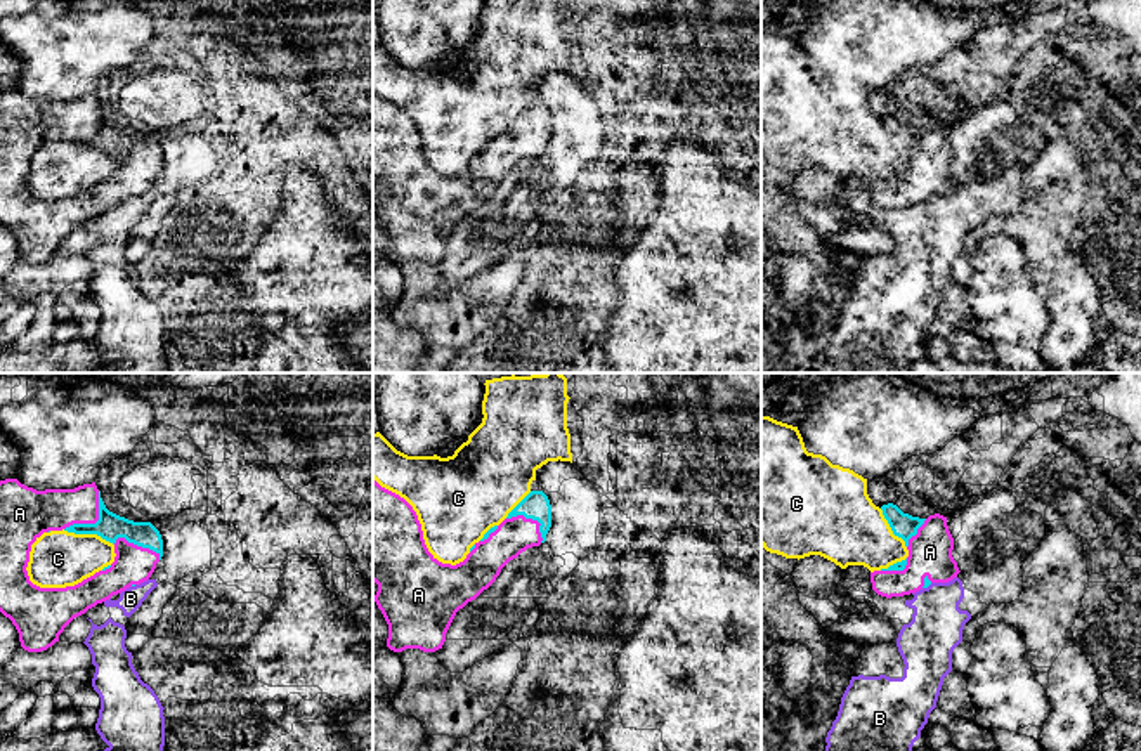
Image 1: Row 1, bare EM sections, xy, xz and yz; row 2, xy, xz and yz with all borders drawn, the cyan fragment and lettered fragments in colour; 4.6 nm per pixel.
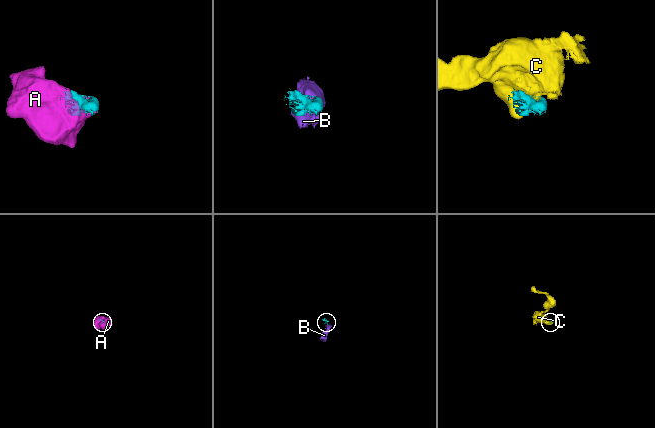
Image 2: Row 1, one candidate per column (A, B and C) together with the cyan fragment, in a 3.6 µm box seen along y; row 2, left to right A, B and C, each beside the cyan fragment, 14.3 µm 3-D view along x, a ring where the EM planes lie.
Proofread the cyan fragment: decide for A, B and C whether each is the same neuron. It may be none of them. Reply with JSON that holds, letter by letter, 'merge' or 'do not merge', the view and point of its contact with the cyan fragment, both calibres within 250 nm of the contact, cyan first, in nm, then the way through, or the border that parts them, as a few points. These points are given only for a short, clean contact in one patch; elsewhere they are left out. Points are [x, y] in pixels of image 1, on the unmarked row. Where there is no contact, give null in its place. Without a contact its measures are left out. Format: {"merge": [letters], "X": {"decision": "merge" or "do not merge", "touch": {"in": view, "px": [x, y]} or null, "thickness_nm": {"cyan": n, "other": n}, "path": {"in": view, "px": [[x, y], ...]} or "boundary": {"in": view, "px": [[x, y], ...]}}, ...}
{"merge": ["A"], "A": {"decision": "merge", "touch": {"in": "xy", "px": [96, 134]}, "thickness_nm": {"cyan": 130, "other": 190}}, "B": {"decision": "do not merge", "touch": {"in": "yz", "px": [926, 198]}, "thickness_nm": {"cyan": 30, "other": 240}, "boundary": {"in": "yz", "px": [[932, 195], [923, 200]]}}, "C": {"decision": "do not merge", "touch": {"in": "xy", "px": [89, 144]}, "thickness_nm": {"cyan": 130, "other": 260}}}

